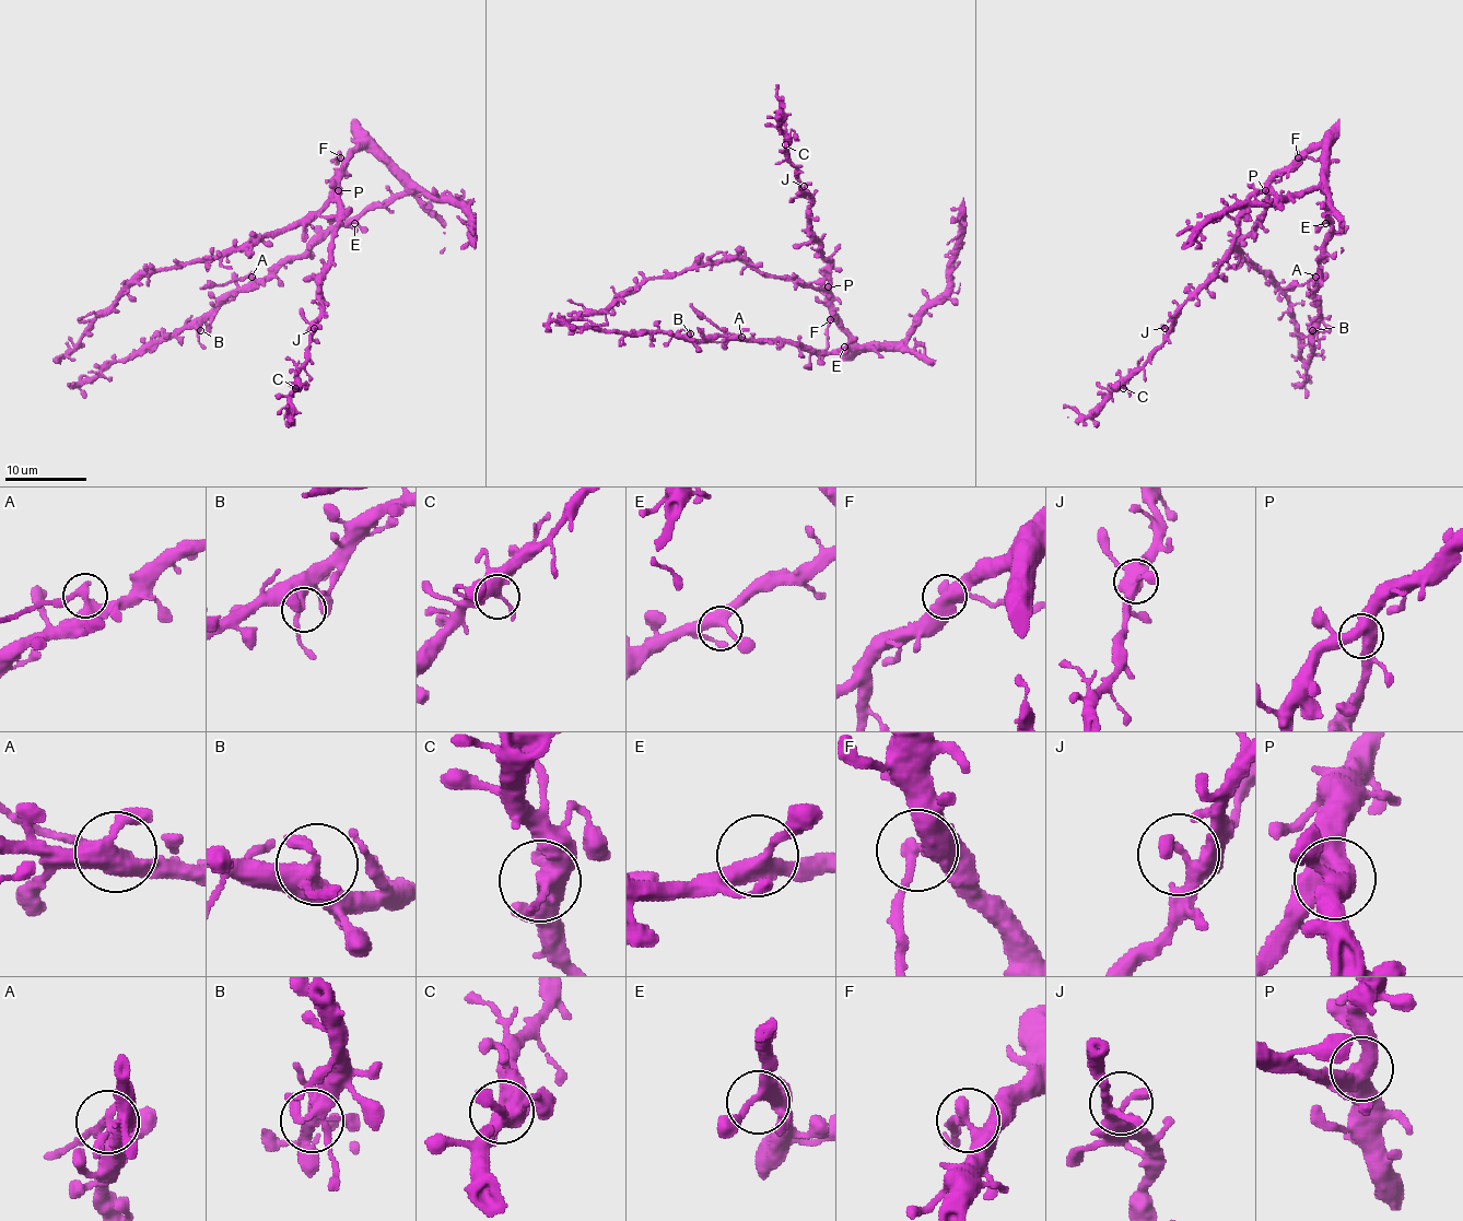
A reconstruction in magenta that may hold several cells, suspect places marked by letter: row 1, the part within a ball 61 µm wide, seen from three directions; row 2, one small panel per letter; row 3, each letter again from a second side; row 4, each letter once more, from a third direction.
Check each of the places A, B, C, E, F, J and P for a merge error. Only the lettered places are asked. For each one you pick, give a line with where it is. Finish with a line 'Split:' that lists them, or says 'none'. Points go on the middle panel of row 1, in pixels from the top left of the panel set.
A: (741, 337)
F: (830, 319)
Split: A, F

